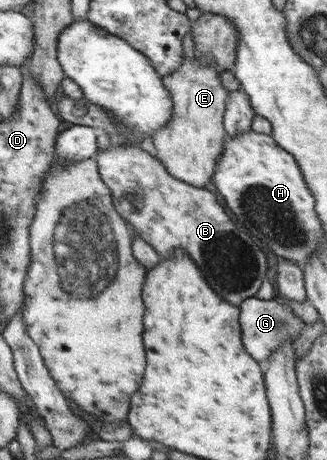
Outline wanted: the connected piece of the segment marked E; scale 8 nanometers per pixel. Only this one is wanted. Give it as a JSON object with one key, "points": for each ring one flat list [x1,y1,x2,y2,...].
{"points":[[185,56,183,61,177,71,161,76,163,86,167,87,173,98,173,115,163,129,155,131,153,145,157,150,157,159,162,160,175,179,204,188,211,181,217,161,221,159,225,149,225,137,228,133,224,128,223,117,229,92,221,83,220,72,215,69,215,63,203,65,197,57,189,61]]}

